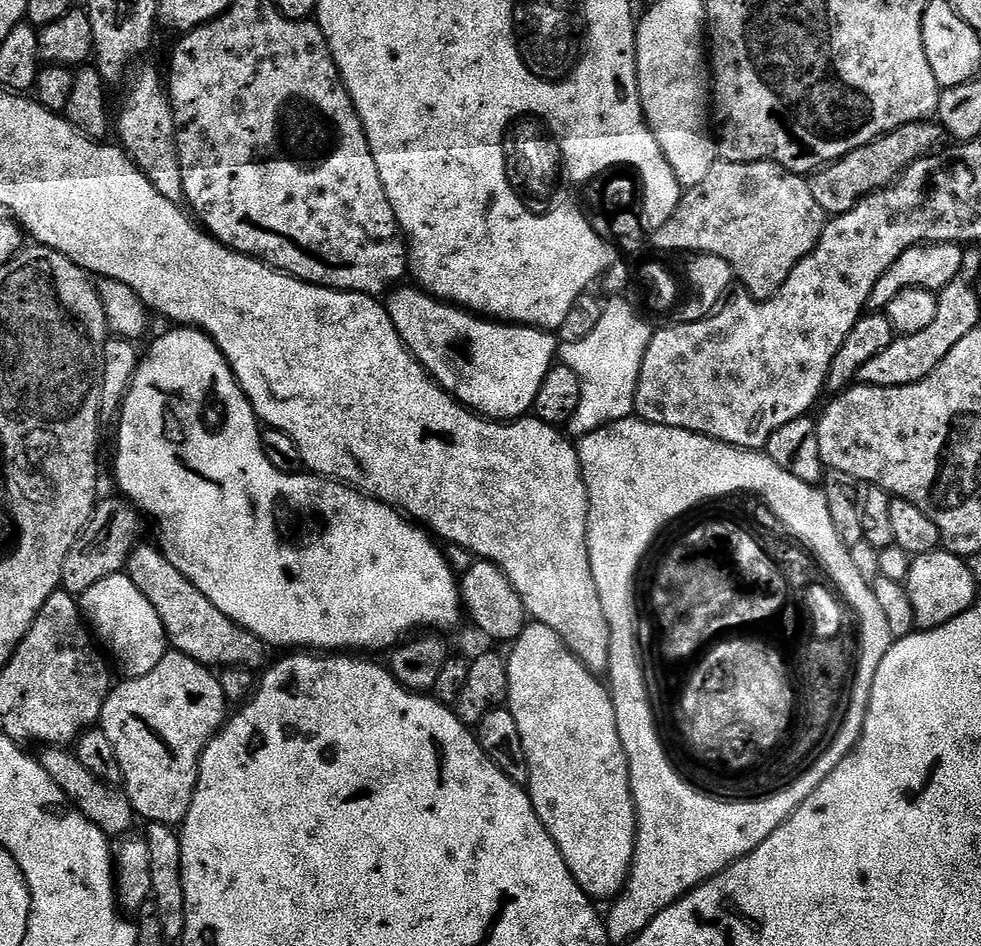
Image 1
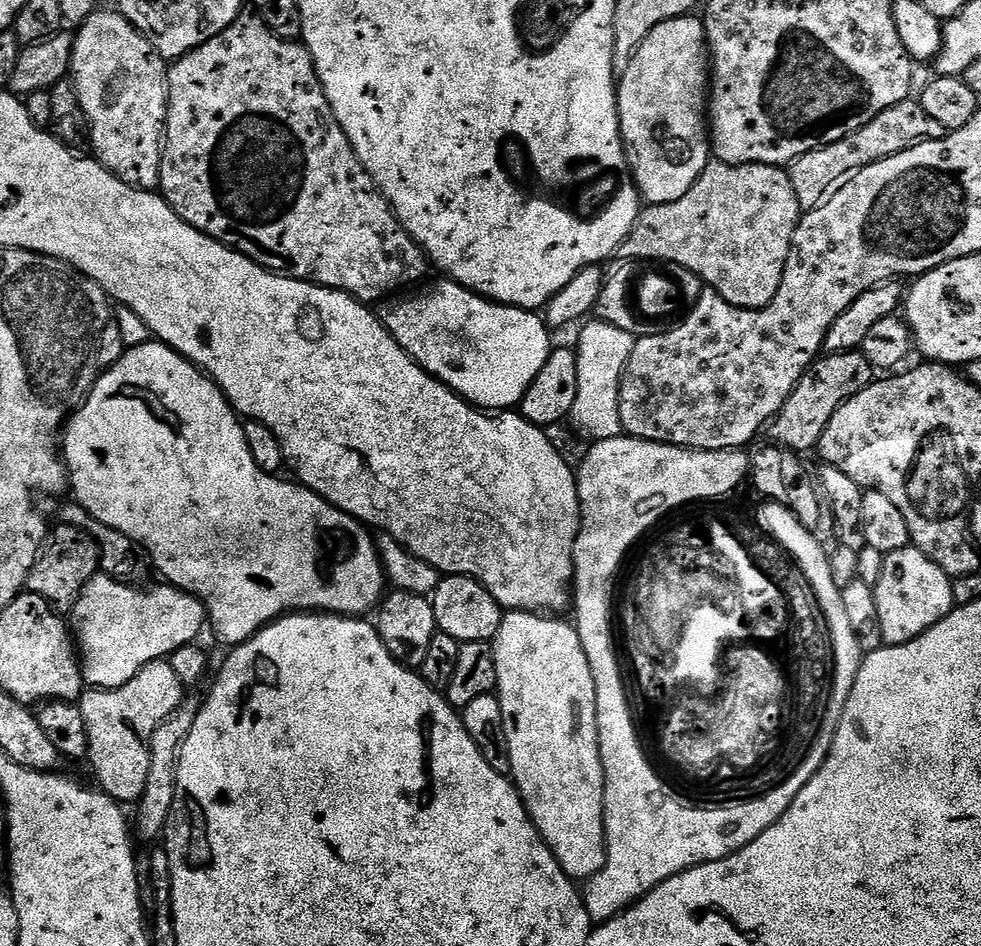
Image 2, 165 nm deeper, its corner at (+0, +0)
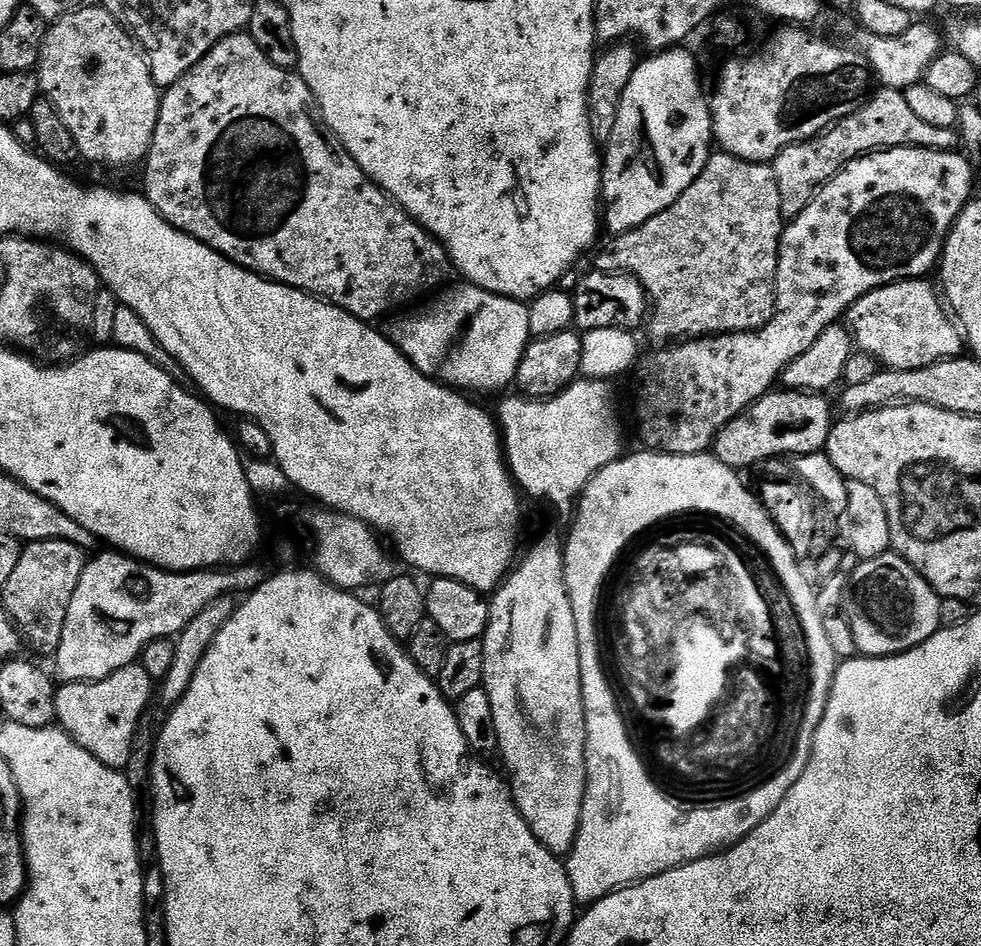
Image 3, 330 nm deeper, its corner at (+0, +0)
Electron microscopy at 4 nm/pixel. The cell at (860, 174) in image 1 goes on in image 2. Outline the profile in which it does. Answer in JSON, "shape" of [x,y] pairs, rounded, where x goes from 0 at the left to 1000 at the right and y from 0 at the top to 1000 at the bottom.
{"shape":[[[927,104],[915,108],[915,112],[907,112],[907,116],[899,116],[899,121],[895,121],[891,129],[883,129],[879,137],[854,150],[818,163],[807,170],[802,184],[809,197],[809,205],[813,205],[817,221],[828,224],[847,207],[854,205],[854,201],[858,201],[858,197],[862,197],[862,192],[866,192],[866,188],[875,184],[875,180],[891,171],[899,171],[899,167],[907,167],[942,148],[959,148],[963,142],[960,129],[952,129],[952,125],[948,125],[948,121],[944,121],[944,116],[938,111],[937,105]]]}

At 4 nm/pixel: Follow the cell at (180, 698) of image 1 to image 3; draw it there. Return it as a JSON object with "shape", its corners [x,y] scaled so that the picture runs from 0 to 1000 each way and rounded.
{"shape":[[[138,700],[100,720],[62,722],[57,728],[57,760],[60,768],[77,782],[84,793],[96,797],[100,805],[126,814],[135,803],[135,785],[154,740],[156,743],[156,717],[149,712],[146,702]]]}

